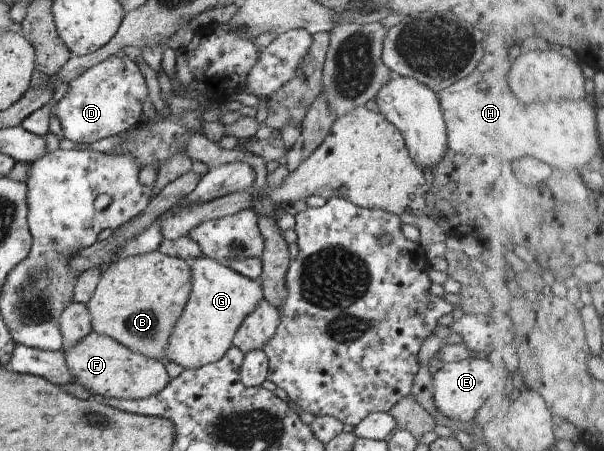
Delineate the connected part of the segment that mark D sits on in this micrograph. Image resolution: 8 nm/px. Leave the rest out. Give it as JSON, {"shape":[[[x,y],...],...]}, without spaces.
{"shape":[[[126,55],[121,58],[109,56],[67,84],[67,93],[52,101],[51,115],[55,113],[59,119],[64,137],[75,143],[90,144],[103,137],[123,134],[137,125],[147,94],[147,83],[139,66]]]}

